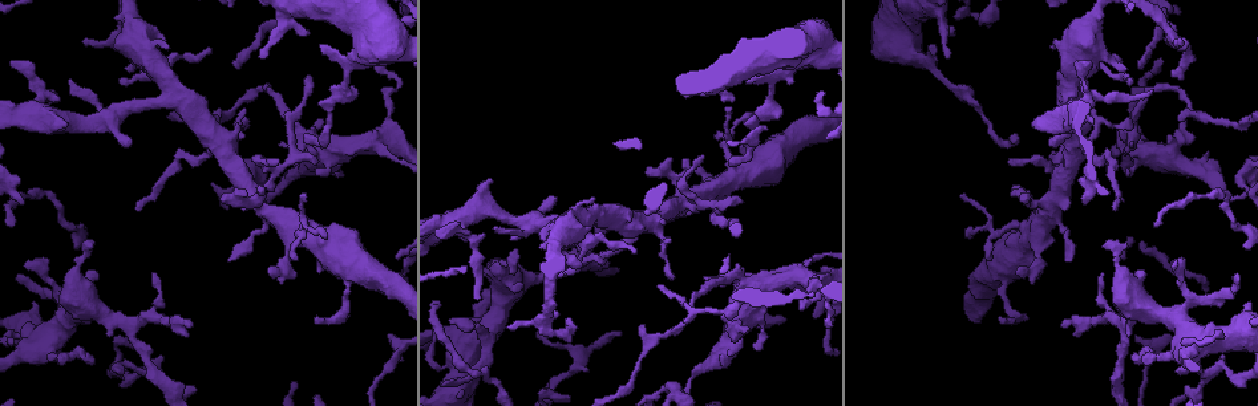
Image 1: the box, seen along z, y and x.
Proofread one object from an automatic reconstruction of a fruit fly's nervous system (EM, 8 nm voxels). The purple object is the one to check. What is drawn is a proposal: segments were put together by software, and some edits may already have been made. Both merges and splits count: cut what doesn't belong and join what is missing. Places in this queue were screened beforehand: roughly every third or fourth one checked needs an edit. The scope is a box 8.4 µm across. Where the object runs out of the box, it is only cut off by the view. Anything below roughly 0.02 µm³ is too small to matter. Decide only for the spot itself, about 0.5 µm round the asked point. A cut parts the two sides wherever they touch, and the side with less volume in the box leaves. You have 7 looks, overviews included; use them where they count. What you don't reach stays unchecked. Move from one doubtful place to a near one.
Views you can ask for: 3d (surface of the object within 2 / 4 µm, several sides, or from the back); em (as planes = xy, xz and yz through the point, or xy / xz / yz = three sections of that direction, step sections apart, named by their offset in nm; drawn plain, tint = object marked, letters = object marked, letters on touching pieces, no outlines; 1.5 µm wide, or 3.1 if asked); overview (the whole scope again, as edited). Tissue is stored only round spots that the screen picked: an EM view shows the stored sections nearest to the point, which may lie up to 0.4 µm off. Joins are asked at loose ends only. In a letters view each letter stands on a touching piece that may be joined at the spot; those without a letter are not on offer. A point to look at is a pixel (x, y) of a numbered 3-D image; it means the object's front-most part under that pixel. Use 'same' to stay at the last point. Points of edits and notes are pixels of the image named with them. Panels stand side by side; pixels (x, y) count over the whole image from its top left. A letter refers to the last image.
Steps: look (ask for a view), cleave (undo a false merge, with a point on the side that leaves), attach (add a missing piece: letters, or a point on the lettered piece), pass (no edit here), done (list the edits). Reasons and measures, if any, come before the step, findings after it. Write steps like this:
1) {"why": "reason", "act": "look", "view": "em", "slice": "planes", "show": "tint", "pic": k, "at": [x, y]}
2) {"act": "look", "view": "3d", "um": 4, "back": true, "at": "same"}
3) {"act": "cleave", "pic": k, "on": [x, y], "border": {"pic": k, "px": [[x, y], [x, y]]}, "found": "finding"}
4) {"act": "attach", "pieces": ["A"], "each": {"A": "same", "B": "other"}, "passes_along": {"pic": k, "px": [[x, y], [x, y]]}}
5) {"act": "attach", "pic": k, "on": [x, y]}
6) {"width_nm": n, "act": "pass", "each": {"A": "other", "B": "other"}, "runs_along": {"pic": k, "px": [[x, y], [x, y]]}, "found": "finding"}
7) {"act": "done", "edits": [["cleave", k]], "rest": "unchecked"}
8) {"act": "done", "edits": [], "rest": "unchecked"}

{"act": "look", "view": "em", "slice": "xz", "step": 8, "show": "letters", "pic": 1, "at": [62, 120]}

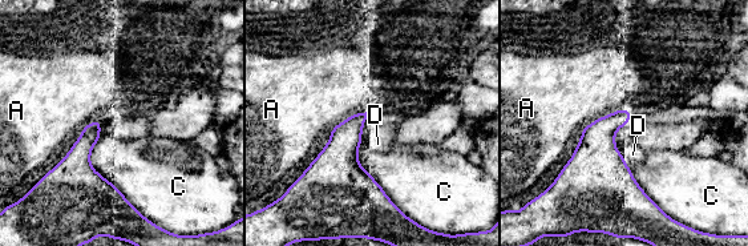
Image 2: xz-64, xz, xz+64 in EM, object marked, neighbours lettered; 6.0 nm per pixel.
{"act": "pass", "each": {"A": "other", "C": "other", "D": "other"}, "border": {"pic": 2, "px": [[614, 138], [615, 148], [629, 168]]}, "found": "none of them fits"}

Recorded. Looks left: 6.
{"why": "an open end", "act": "look", "view": "3d", "um": 4, "pic": 1, "at": [196, 393]}

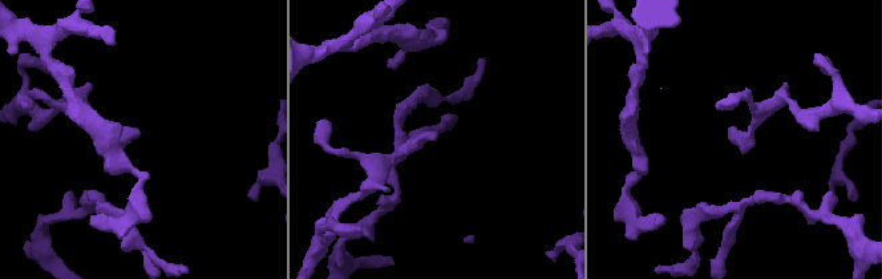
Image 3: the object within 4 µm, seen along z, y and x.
{"act": "look", "view": "em", "slice": "xz", "step": 8, "show": "letters", "pic": 3, "at": [135, 136]}

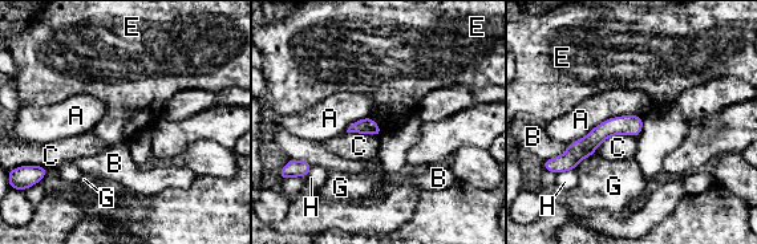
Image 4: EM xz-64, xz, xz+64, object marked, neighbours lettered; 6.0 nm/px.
{"why": "another direction", "act": "look", "view": "em", "slice": "planes", "show": "letters", "at": "same"}

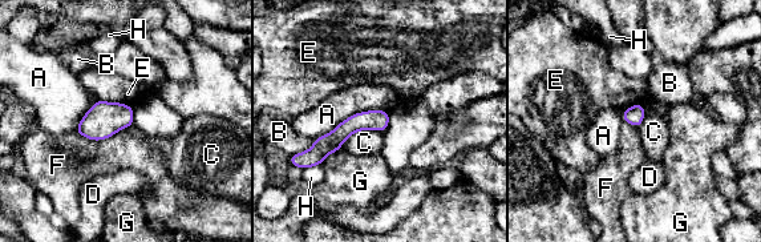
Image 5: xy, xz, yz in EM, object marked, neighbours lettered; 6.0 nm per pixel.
{"longest_contact_nm": ["A", 480], "act": "pass", "each": {"A": "other", "B": "other", "C": "other", "D": "other", "E": "other", "F": "other", "G": "other", "H": "other"}, "runs_along": {"pic": 5, "px": [[385, 115], [349, 125], [308, 156]]}, "found": "none of them fits"}

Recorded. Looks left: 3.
{"why": "thin neck", "act": "look", "view": "3d", "um": 4, "pic": 1, "at": [1004, 300]}

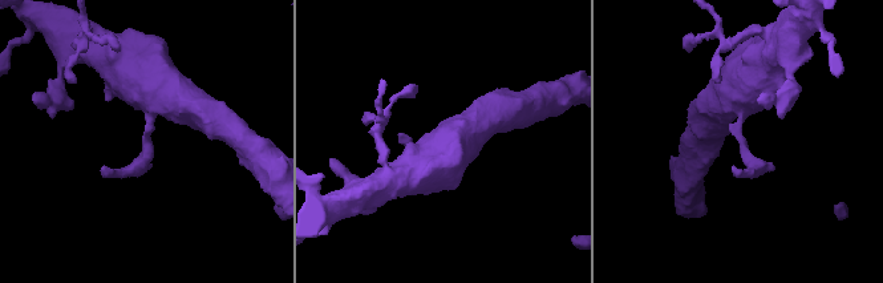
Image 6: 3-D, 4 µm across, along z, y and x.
{"why": "need the tissue", "act": "look", "view": "em", "slice": "planes", "show": "tint", "pic": 6, "at": [149, 137]}

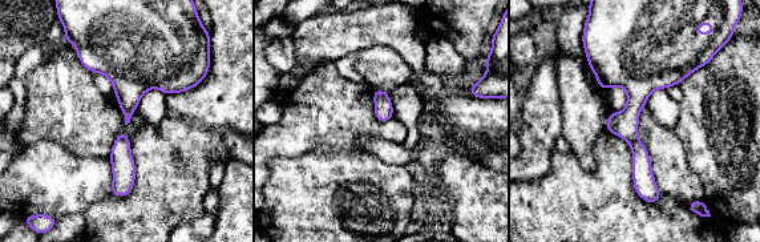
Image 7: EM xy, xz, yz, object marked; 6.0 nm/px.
{"act": "look", "view": "em", "slice": "planes", "show": "letters", "at": "same"}

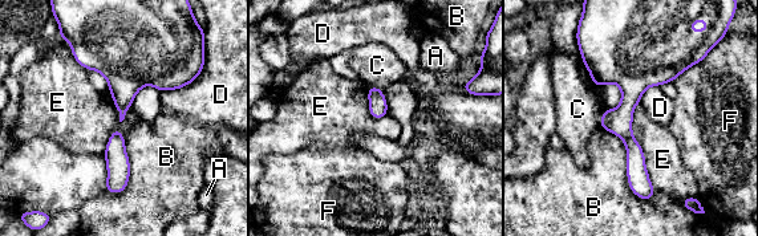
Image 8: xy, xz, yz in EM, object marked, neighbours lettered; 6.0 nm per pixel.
{"width_nm": 110, "act": "pass", "each": {"A": "other", "B": "other", "C": "other", "D": "other", "E": "other", "F": "other"}, "border": {"pic": 8, "px": [[639, 102], [632, 135], [656, 188]]}, "found": "all the same neuron"}

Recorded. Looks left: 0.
{"act": "done", "edits": [], "rest": "unchecked"}

